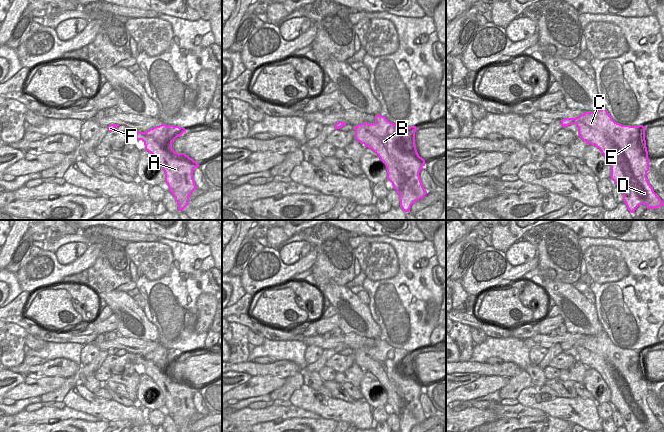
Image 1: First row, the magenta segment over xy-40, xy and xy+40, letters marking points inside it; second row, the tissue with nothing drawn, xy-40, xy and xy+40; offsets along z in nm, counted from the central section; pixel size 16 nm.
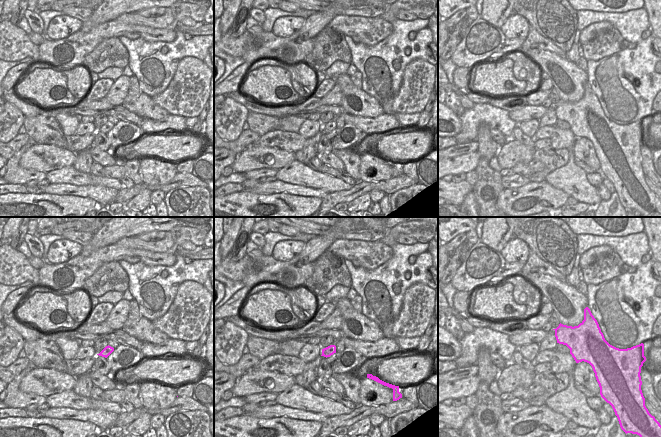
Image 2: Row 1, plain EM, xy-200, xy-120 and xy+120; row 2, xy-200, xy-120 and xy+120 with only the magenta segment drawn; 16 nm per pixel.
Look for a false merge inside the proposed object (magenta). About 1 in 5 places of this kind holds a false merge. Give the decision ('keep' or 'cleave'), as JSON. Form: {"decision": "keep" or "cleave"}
{"decision": "keep"}

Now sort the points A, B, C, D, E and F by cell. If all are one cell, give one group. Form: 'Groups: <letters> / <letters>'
Groups: A B C D E F

